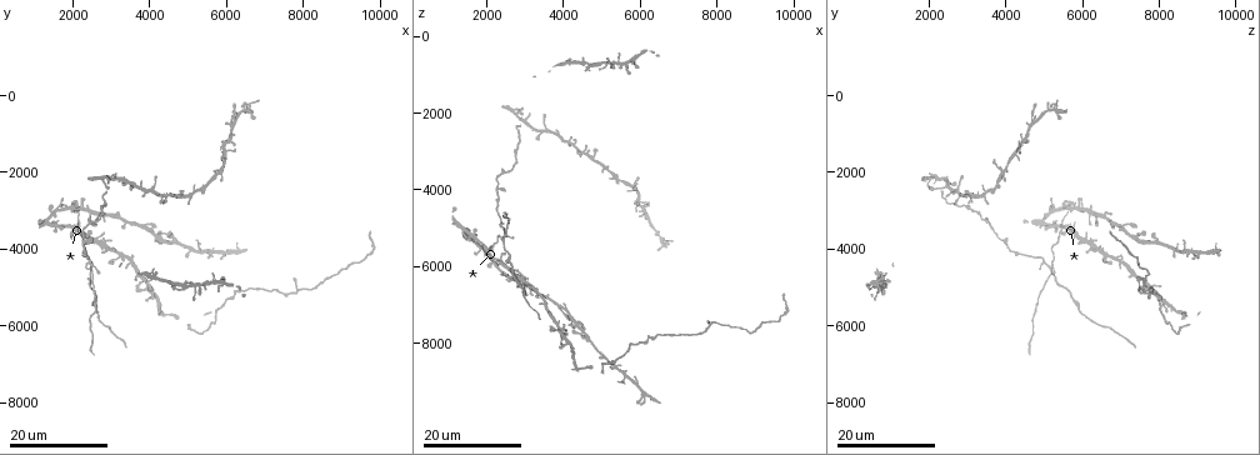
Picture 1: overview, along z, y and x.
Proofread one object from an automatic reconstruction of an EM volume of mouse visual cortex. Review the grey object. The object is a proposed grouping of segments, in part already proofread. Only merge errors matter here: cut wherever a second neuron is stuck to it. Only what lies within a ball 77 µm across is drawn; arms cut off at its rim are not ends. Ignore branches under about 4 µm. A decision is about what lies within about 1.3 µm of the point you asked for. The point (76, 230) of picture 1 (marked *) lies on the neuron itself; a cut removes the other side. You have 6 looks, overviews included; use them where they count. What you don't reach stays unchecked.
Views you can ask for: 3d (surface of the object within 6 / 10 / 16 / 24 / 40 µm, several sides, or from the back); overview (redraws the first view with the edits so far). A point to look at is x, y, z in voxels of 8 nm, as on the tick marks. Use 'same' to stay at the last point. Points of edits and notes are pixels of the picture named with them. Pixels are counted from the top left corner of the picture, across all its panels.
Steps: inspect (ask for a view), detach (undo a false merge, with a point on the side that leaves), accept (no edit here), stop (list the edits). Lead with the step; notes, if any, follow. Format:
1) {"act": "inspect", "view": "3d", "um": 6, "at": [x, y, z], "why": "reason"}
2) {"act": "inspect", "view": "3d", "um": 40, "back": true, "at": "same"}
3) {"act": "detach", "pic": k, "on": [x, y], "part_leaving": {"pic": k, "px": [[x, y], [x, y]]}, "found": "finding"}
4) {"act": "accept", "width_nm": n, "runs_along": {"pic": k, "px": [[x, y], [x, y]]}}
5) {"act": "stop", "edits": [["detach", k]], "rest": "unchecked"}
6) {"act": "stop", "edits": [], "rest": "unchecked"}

{"act": "inspect", "view": "3d", "um": 16, "at": [2550, 4500, 5150], "why": "four arms meet"}

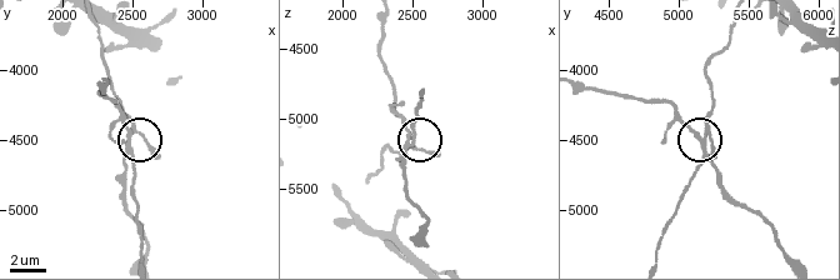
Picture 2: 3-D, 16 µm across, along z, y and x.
{"act": "inspect", "view": "3d", "um": 6, "at": [2460, 4480, 5140]}

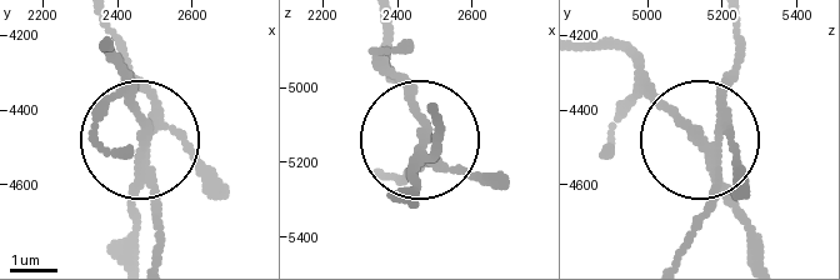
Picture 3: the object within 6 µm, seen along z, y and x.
{"act": "detach", "pic": 3, "on": [136, 108], "arms": 4, "part_leaving": {"pic": 3, "px": [[145, 161], [134, 81], [110, 45]]}, "found": "a second neuron is stuck on"}

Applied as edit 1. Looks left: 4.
{"act": "inspect", "view": "3d", "um": 24, "at": [2050, 3000, 5700], "why": "looks like a crossing"}

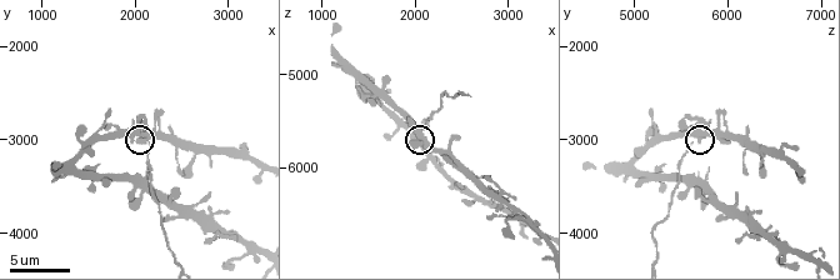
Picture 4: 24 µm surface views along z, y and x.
{"act": "inspect", "view": "3d", "um": 10, "at": [2050, 2950, 5700]}

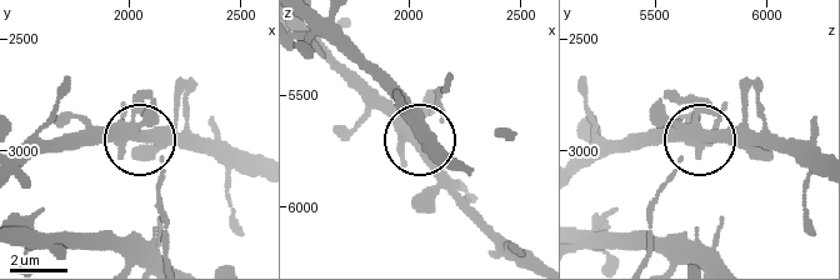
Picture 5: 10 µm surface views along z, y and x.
{"act": "accept", "width_nm": 370, "found": "one neuron here"}

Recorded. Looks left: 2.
{"act": "stop", "edits": [["detach", 3]], "rest": "unchecked"}

